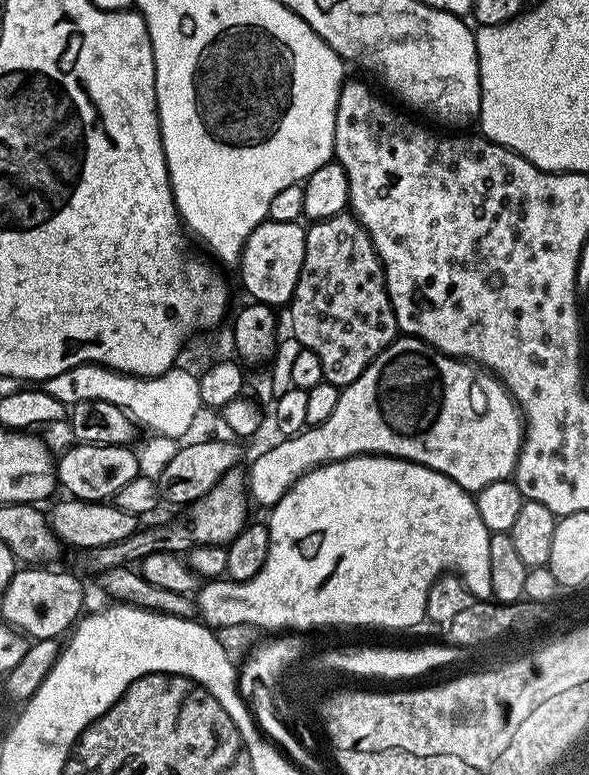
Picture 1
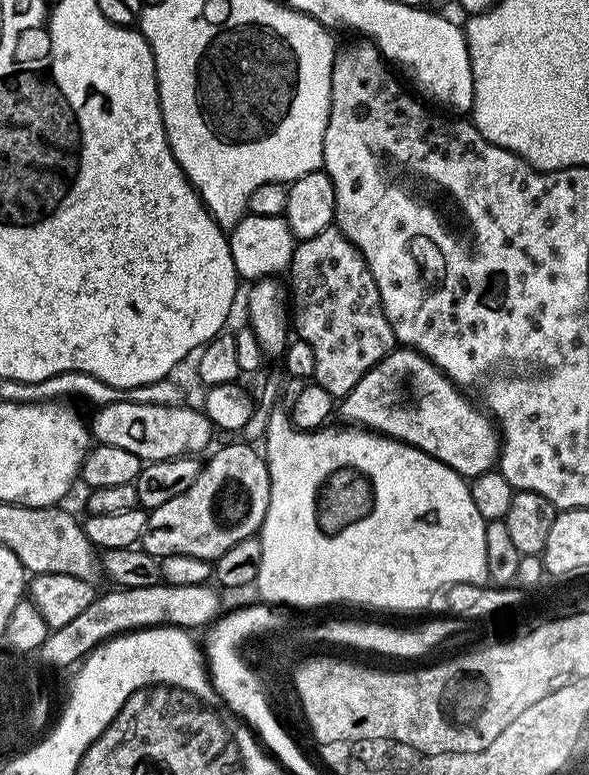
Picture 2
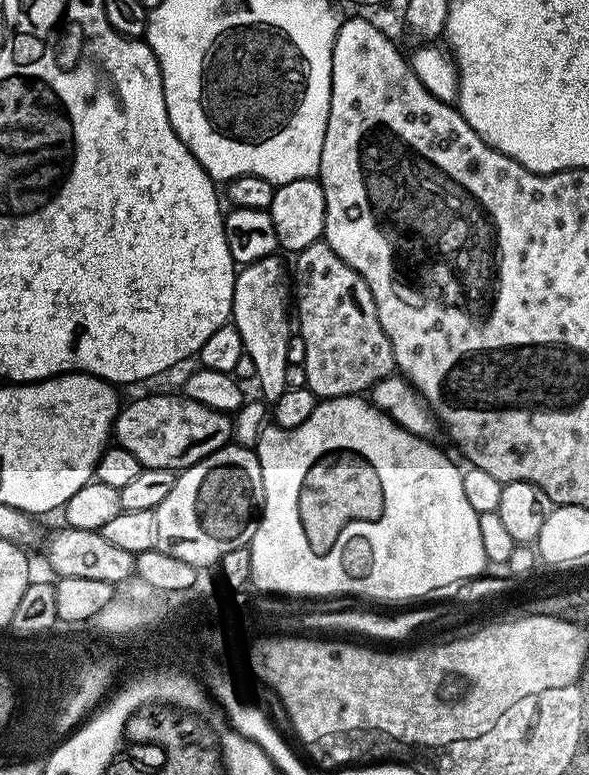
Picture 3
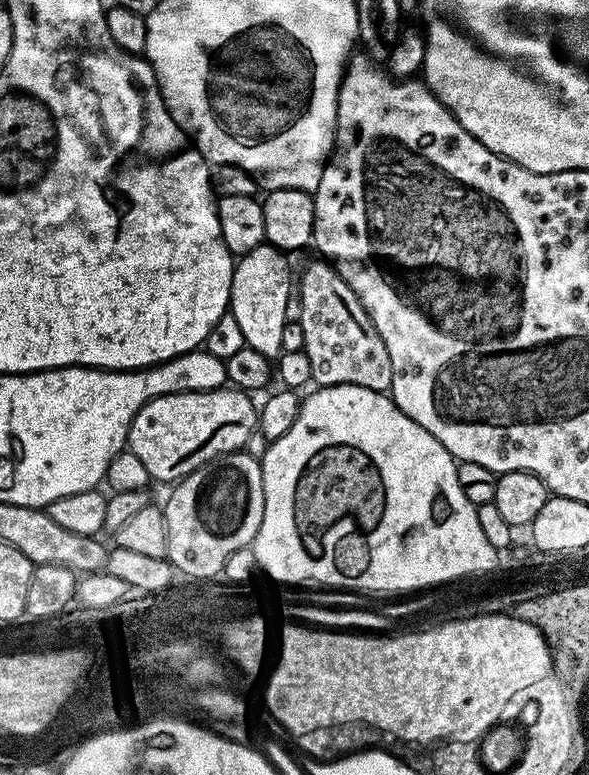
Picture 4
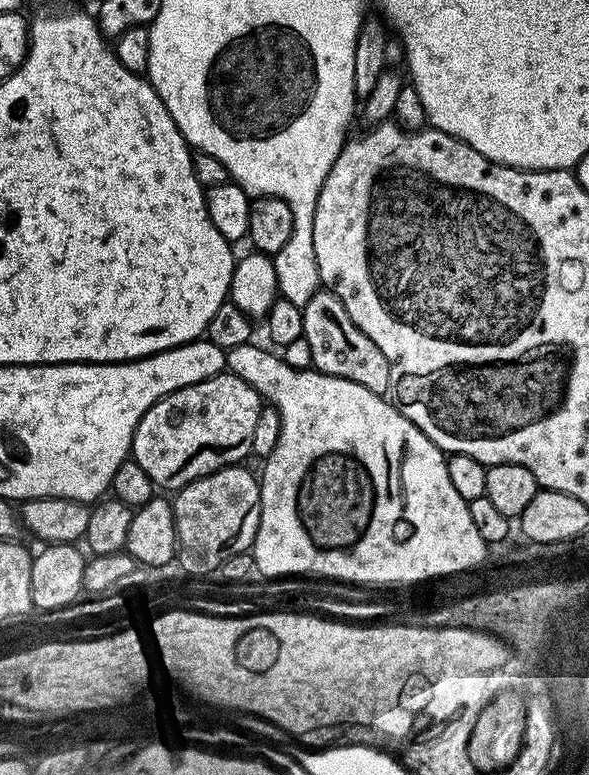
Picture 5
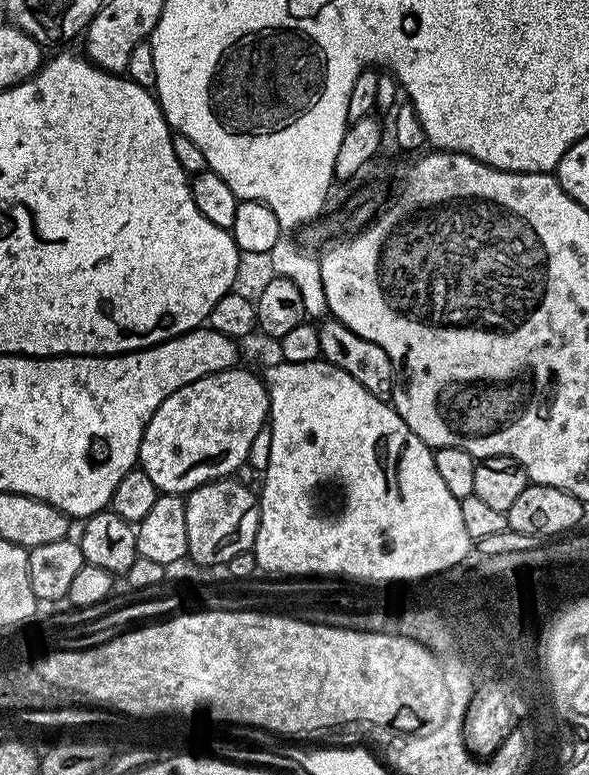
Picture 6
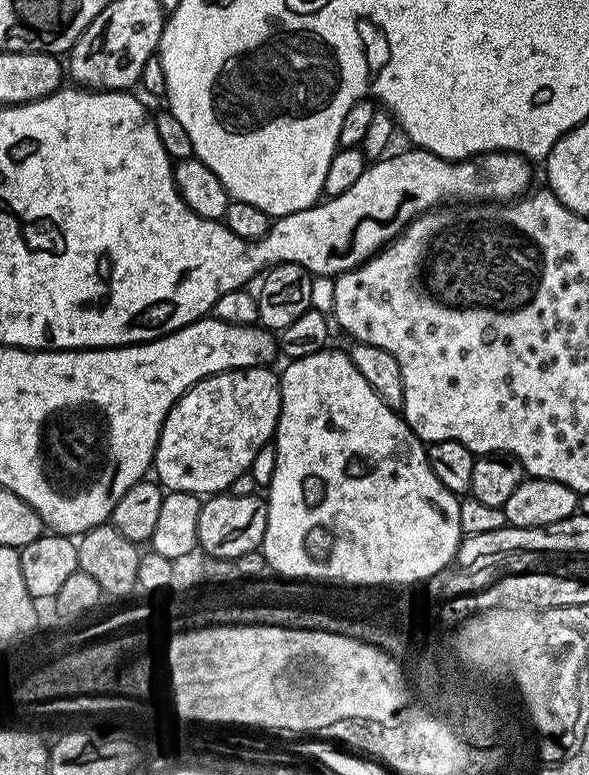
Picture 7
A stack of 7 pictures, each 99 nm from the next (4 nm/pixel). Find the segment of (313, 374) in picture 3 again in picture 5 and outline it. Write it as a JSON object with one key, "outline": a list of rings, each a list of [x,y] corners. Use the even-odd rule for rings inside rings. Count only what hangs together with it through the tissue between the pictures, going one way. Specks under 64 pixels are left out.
{"outline":[[[318,290],[306,302],[304,307],[304,334],[302,339],[310,342],[310,358],[312,368],[324,372],[327,376],[346,378],[350,382],[358,382],[358,386],[366,386],[374,394],[384,396],[391,389],[390,366],[386,362],[386,354],[354,326],[350,314],[346,314],[346,306],[334,293]]]}

